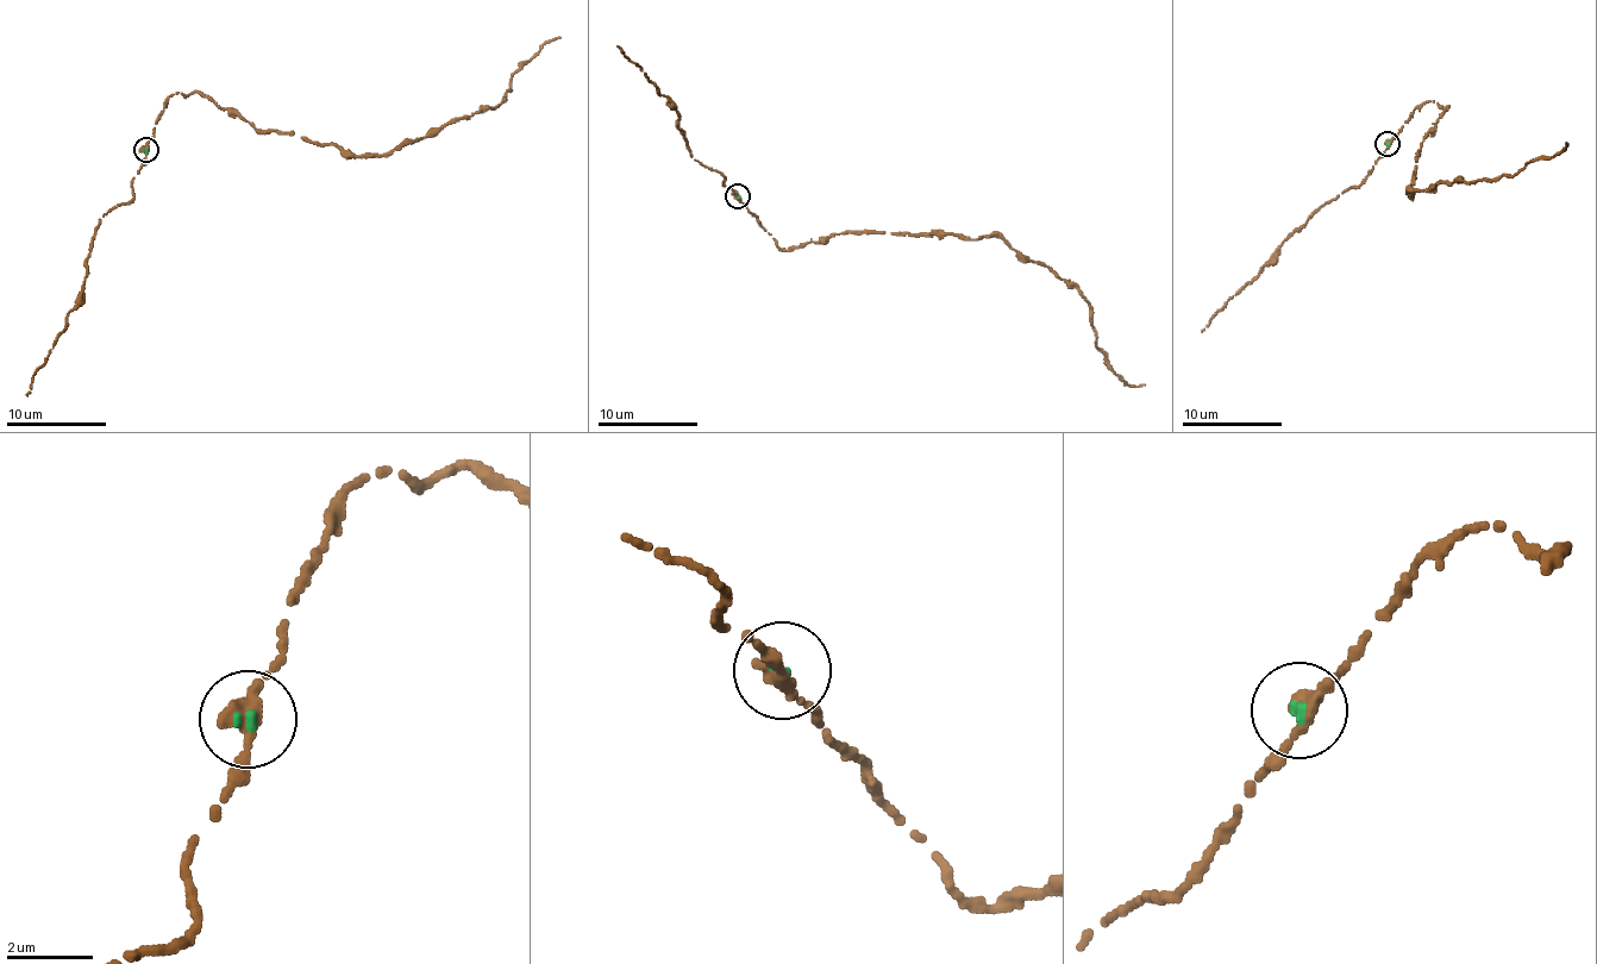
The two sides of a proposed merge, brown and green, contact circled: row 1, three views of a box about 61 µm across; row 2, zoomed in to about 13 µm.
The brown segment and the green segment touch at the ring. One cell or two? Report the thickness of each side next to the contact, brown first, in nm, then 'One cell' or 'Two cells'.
Thickness 340 nm (brown) against 220 nm. Two cells

